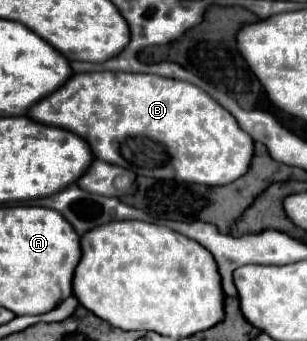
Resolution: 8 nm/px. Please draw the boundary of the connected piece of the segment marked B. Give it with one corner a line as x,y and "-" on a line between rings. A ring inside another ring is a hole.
85,72
73,74
67,84
57,92
39,100
27,116
41,120
41,124
53,124
69,132
77,132
93,150
97,160
129,168
135,174
151,176
159,180
177,180
203,186
221,186
231,184
241,178
253,158
253,140
245,134
235,122
235,118
219,106
209,94
201,88
163,78
157,74
125,74
125,72

